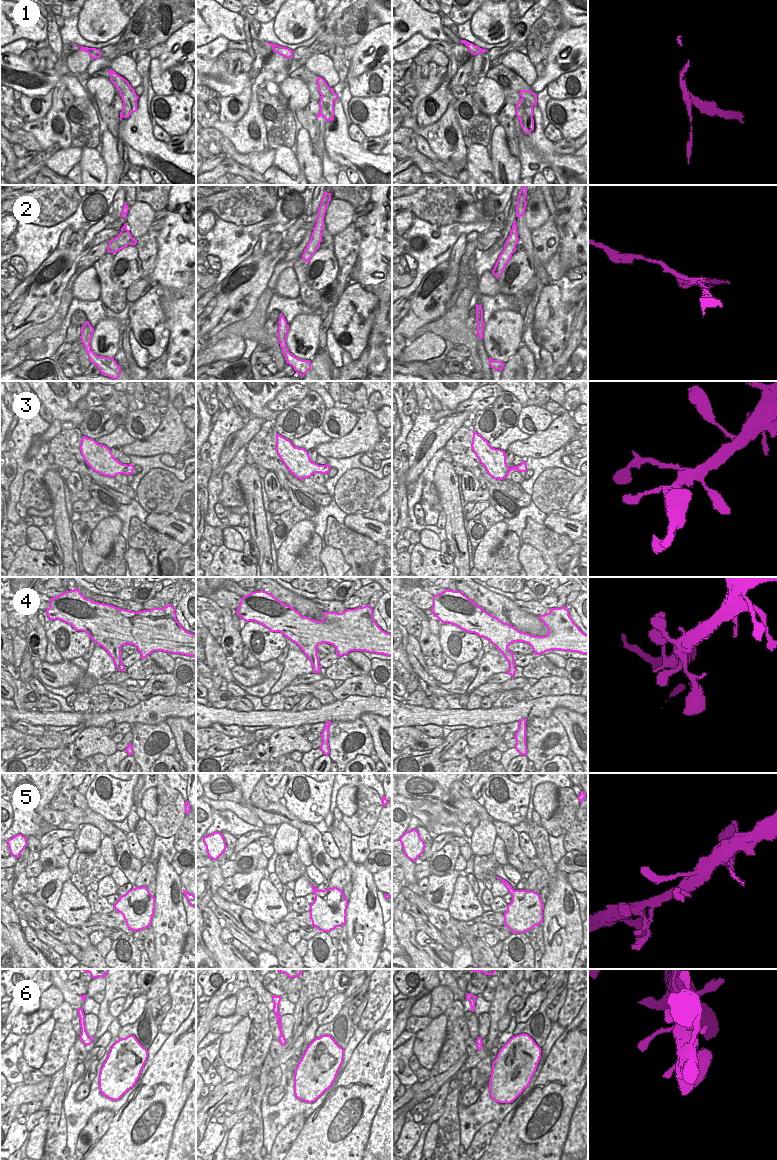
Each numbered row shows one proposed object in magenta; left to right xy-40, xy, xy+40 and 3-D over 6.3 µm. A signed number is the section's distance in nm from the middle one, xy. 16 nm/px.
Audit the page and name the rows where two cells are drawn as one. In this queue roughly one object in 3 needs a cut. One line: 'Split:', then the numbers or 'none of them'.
Split: 1, 2, 4

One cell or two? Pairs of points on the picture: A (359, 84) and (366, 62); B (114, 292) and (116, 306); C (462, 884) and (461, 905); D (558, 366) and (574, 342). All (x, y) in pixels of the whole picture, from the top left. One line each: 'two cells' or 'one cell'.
A: two cells
B: one cell
C: one cell
D: one cell

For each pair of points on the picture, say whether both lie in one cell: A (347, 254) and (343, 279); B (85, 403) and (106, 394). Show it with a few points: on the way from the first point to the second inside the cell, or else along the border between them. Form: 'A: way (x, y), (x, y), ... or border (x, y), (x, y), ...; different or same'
A: way (346, 260), (343, 273); same
B: way (90, 400), (101, 394); same

